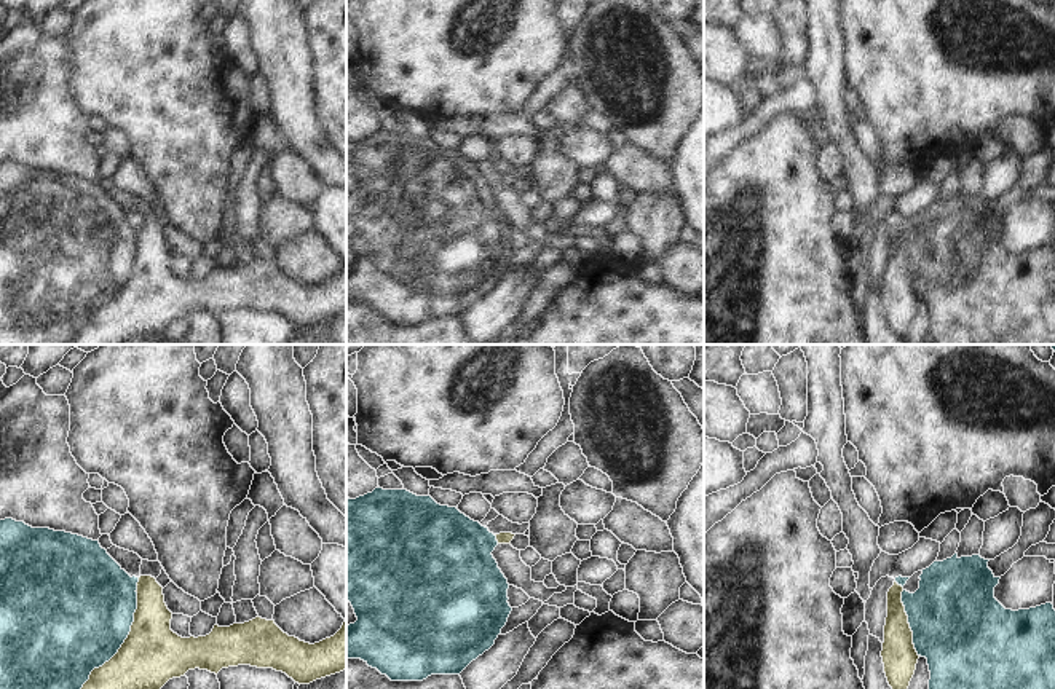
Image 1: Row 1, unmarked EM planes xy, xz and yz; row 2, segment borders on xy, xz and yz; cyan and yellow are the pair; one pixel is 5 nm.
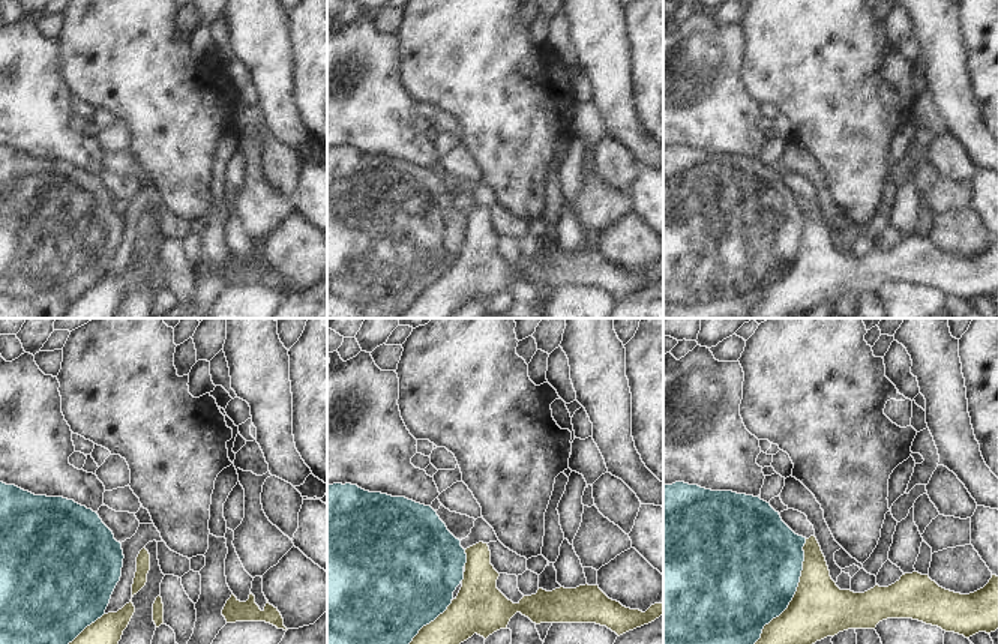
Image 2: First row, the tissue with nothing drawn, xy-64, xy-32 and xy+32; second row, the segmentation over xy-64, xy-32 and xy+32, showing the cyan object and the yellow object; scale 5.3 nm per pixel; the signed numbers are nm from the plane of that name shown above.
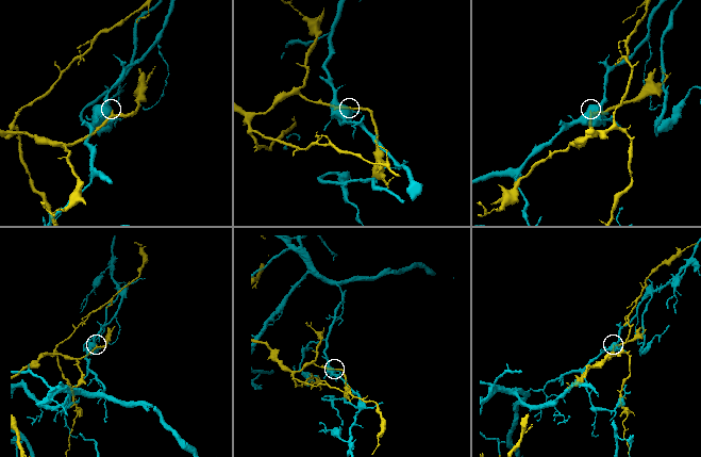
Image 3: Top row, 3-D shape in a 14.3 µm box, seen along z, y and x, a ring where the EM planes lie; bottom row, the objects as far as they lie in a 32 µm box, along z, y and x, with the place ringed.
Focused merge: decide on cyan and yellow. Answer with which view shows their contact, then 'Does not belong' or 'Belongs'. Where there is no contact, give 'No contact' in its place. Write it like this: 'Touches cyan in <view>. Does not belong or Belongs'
Touches cyan in xy. Does not belong

